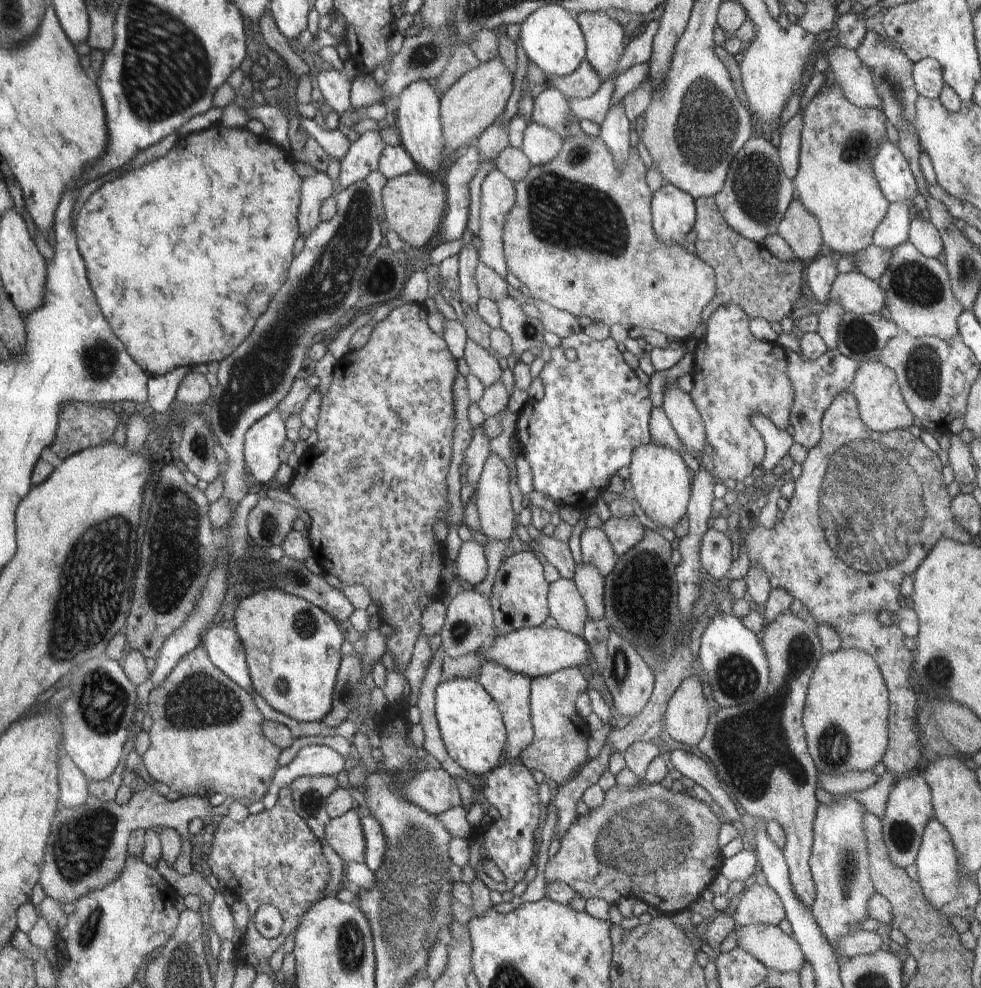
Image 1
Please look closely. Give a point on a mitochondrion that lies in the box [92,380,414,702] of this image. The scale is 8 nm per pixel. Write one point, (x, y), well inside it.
(175, 557)

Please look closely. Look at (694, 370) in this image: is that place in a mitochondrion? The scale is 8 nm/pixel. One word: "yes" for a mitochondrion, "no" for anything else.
no

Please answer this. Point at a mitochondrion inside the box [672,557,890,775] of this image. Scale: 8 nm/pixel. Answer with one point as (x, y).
(736, 677)

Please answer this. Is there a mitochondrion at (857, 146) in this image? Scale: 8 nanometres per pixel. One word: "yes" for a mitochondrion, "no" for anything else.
yes

